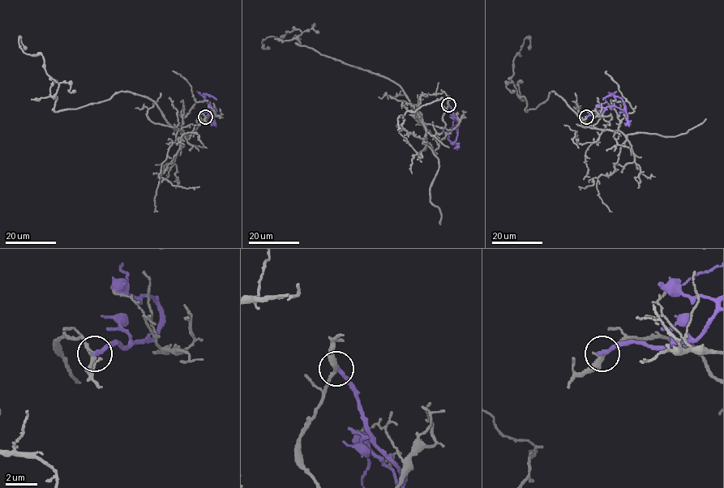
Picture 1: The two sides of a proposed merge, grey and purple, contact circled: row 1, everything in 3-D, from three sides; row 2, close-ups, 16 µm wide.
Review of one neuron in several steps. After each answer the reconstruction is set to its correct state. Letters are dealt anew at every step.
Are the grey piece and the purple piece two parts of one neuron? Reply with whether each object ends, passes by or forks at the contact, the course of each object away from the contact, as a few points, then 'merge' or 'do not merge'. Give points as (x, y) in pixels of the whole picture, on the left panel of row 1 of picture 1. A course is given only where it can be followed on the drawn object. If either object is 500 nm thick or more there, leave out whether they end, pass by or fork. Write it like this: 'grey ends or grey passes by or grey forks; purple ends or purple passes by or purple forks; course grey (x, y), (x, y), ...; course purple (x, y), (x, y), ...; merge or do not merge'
grey passes by; purple ends; course grey (205, 117), (176, 129), (155, 103), (121, 91), (55, 111), (58, 85), (19, 38), (25, 49); course purple (205, 117), (213, 114), (216, 109), (214, 105), (211, 109), (209, 108), (204, 94), (216, 100); do not merge

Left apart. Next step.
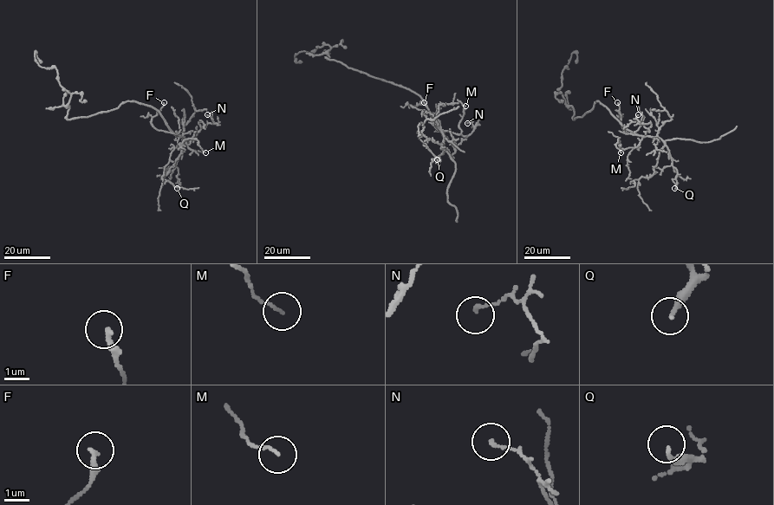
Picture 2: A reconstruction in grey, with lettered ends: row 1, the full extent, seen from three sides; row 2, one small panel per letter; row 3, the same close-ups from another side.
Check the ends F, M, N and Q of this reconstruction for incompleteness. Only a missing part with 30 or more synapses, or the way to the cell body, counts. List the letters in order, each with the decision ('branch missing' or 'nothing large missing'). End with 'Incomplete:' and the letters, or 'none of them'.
F: nothing large missing
M: nothing large missing
N: nothing large missing
Q: nothing large missing
Incomplete: none of them

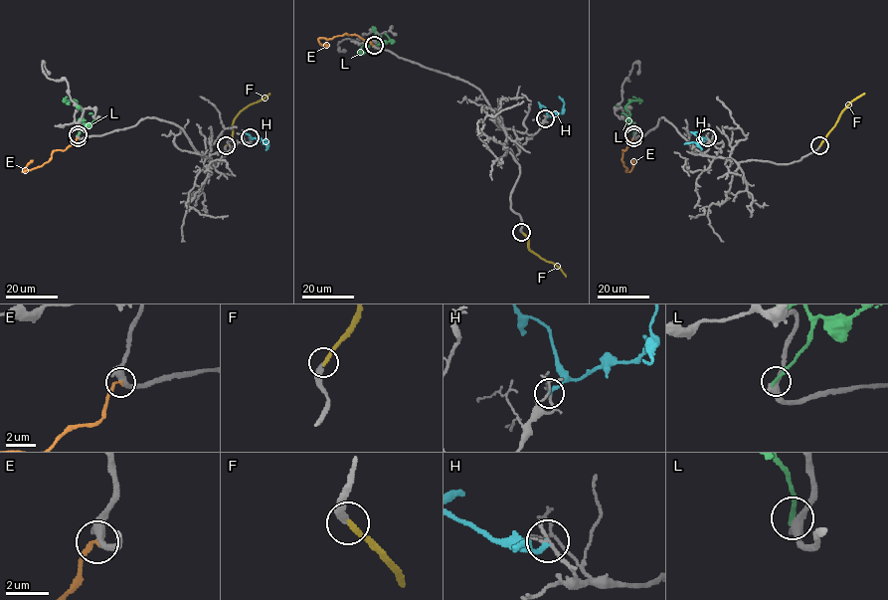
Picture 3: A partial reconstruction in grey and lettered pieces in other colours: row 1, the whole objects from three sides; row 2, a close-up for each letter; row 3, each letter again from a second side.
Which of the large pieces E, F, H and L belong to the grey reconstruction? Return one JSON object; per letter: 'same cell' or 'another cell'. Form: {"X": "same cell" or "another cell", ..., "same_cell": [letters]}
{"E": "another cell", "F": "same cell", "H": "another cell", "L": "another cell", "same_cell": ["F"]}

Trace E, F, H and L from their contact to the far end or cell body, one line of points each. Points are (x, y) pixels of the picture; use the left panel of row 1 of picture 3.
E: (78, 137), (64, 150), (54, 150), (51, 158), (41, 165), (22, 172), (33, 160)
F: (226, 145), (232, 134), (234, 118), (269, 94)
H: (250, 137), (268, 142), (263, 144)
L: (78, 135), (84, 127), (83, 112), (74, 100), (66, 100), (67, 97)

